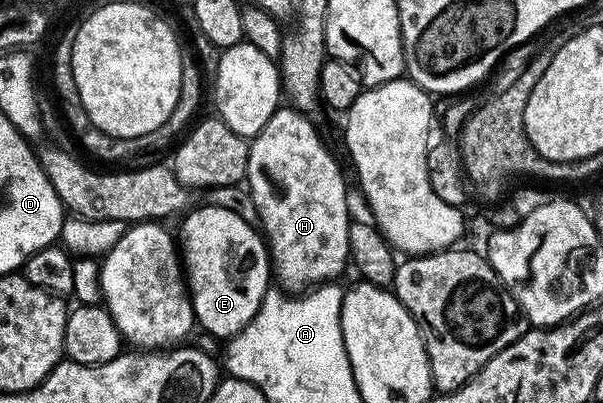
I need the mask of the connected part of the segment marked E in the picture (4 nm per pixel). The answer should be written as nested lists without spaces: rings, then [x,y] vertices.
[[[194,206],[180,220],[179,255],[183,260],[183,275],[200,330],[218,337],[232,337],[253,320],[265,292],[270,290],[269,248],[250,220],[239,217],[231,209],[204,206]]]

